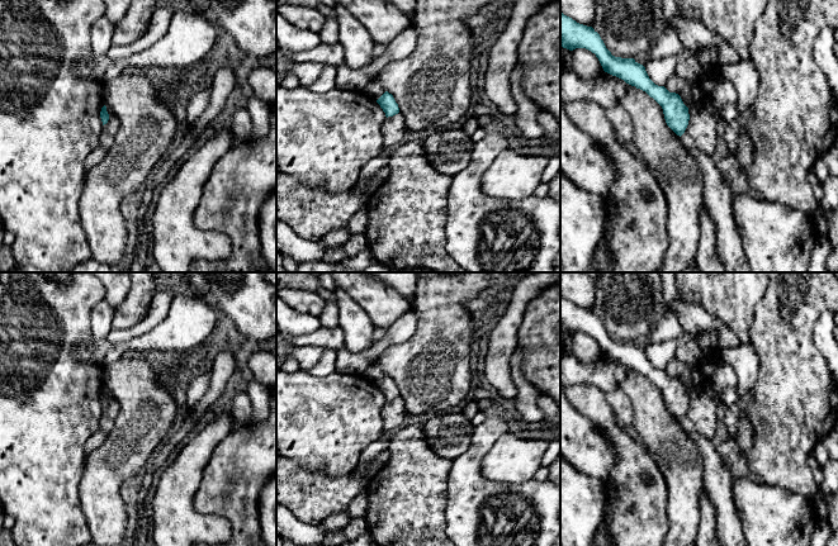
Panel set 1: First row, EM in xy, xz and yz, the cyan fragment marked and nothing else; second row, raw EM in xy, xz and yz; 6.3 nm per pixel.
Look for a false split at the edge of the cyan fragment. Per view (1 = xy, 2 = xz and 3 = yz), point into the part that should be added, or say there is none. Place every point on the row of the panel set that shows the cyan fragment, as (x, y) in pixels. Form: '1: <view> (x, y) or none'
1: none
2: none
3: none

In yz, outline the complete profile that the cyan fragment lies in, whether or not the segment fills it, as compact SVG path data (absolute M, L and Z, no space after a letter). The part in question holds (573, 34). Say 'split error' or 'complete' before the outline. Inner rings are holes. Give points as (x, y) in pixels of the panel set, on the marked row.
complete; M560 13L560 47L569 51L586 48L595 53L605 72L645 91L662 106L667 125L680 137L685 133L690 114L681 96L669 92L664 86L655 85L649 79L645 67L634 58L612 56L592 27L579 24Z

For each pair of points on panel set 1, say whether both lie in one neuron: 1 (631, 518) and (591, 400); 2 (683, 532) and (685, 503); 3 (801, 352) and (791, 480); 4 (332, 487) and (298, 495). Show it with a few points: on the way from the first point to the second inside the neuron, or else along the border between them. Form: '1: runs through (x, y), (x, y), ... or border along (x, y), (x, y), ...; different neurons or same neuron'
1: runs through (635, 489), (633, 456), (612, 430); same neuron
2: runs through (683, 525), (683, 511); same neuron
3: runs through (796, 384), (796, 449); same neuron
4: runs through (323, 494), (307, 495); same neuron

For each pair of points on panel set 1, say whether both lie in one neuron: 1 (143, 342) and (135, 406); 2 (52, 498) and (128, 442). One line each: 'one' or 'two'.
1: two
2: two

